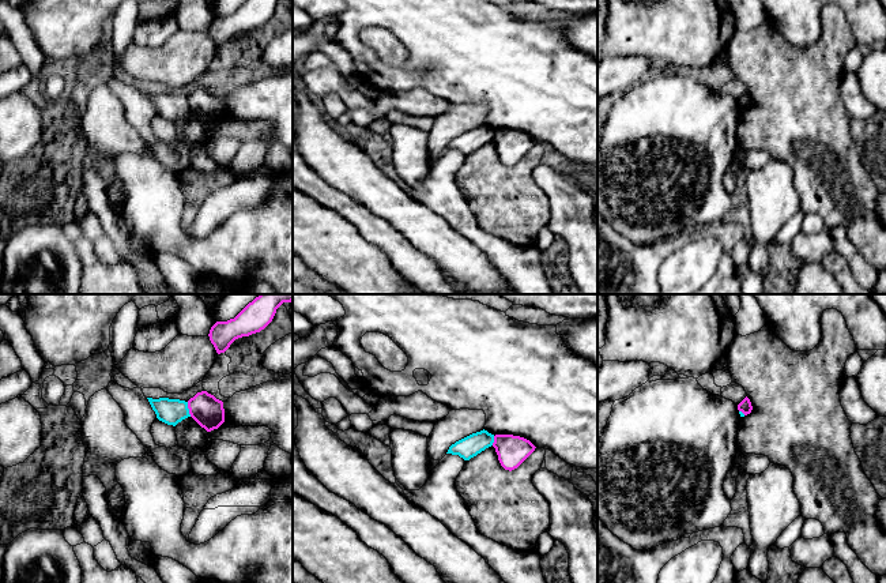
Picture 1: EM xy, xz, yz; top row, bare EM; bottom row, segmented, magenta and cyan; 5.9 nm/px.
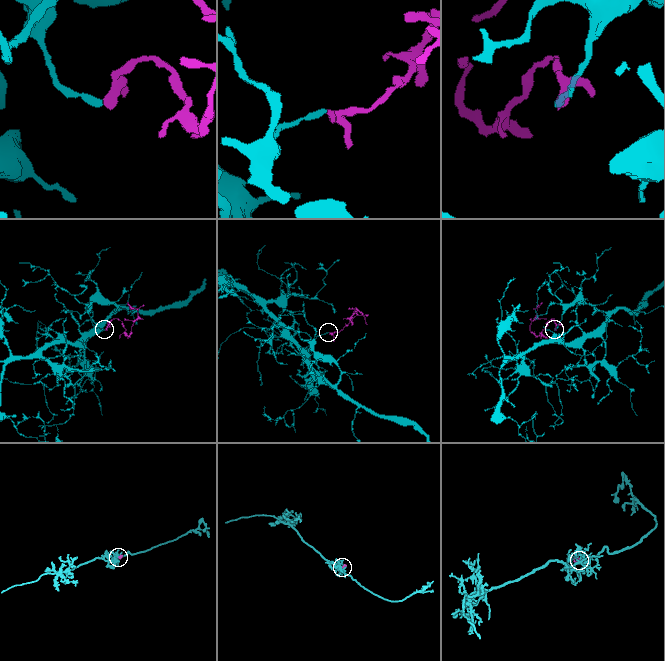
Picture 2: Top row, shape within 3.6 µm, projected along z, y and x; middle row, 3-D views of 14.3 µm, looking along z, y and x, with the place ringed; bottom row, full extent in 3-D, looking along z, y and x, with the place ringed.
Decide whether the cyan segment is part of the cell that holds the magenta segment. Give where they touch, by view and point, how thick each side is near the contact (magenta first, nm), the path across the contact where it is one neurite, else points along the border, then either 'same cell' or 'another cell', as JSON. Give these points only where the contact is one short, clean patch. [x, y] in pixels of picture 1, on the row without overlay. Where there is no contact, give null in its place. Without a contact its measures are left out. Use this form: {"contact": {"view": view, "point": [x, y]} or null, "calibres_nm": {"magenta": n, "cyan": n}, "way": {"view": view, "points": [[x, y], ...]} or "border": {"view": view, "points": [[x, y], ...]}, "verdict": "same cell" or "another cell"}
{"contact": {"view": "xy", "point": [188, 102]}, "calibres_nm": {"magenta": 180, "cyan": 150}, "border": {"view": "xy", "points": [[187, 97], [191, 111]]}, "verdict": "another cell"}

